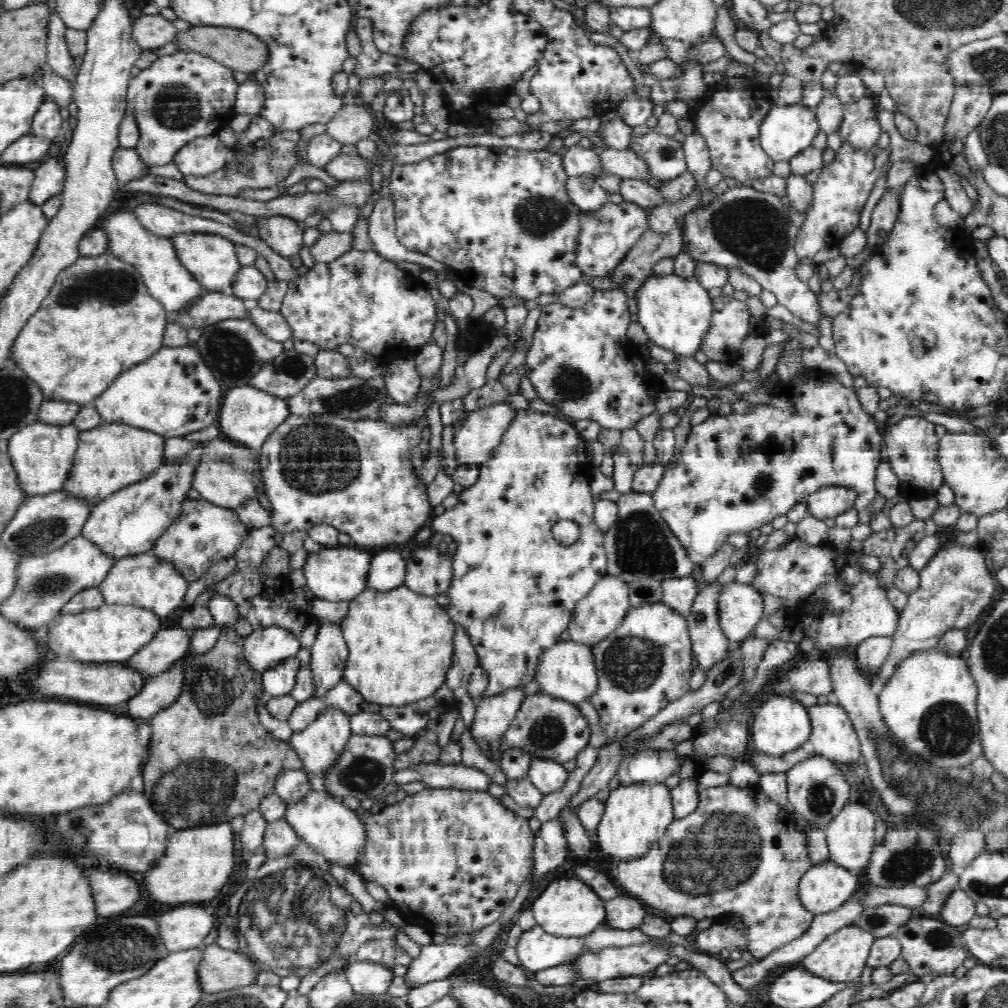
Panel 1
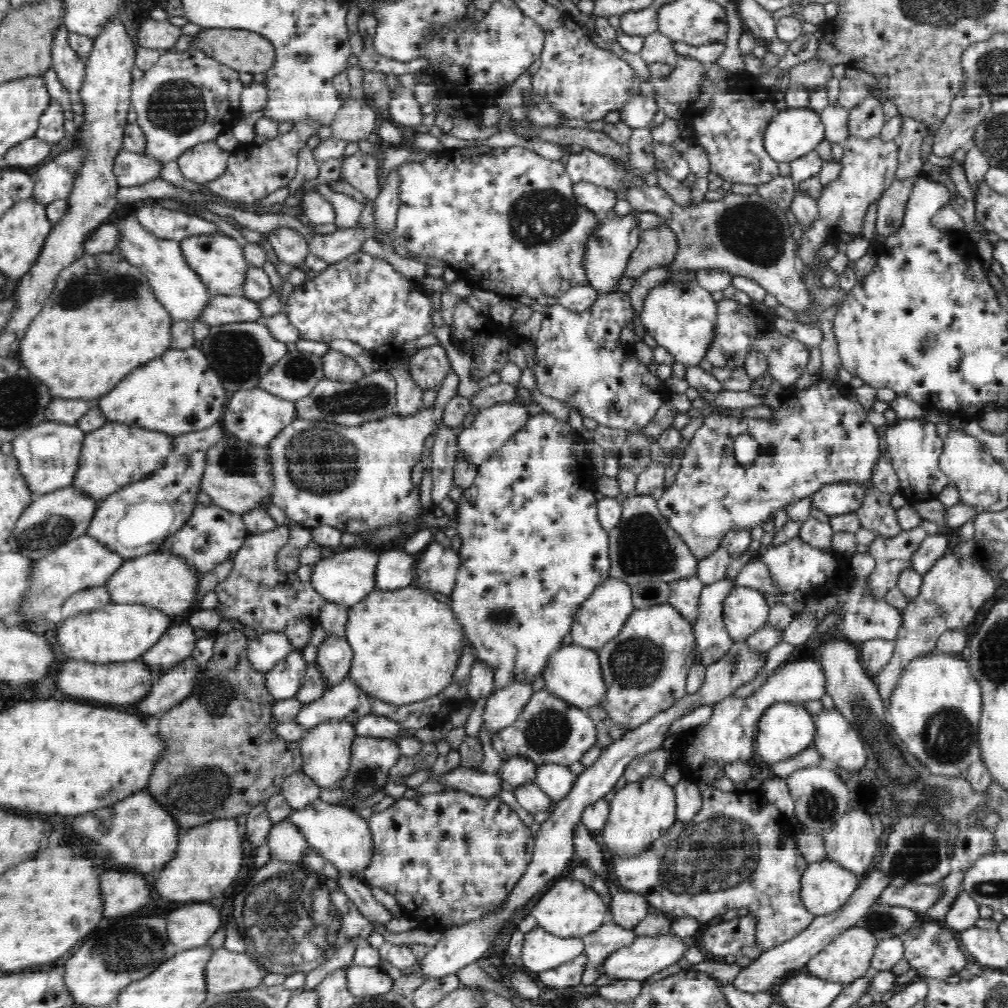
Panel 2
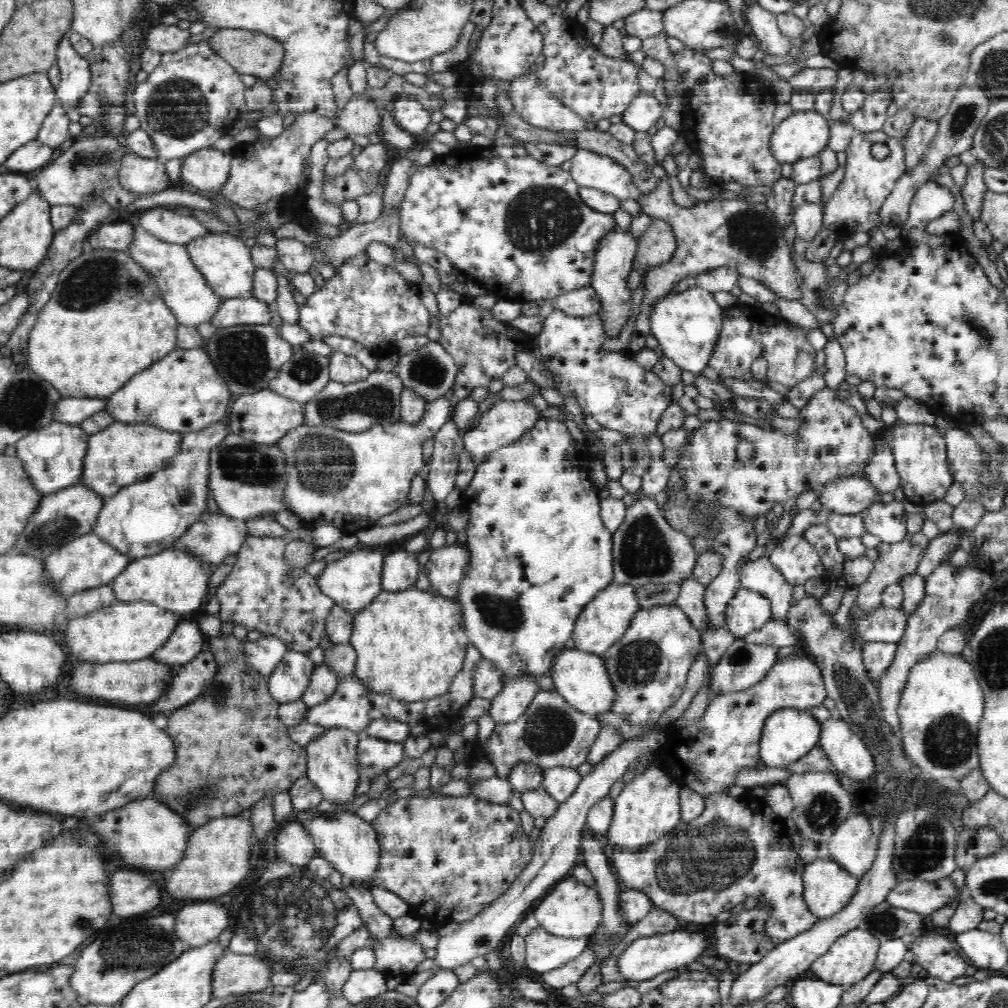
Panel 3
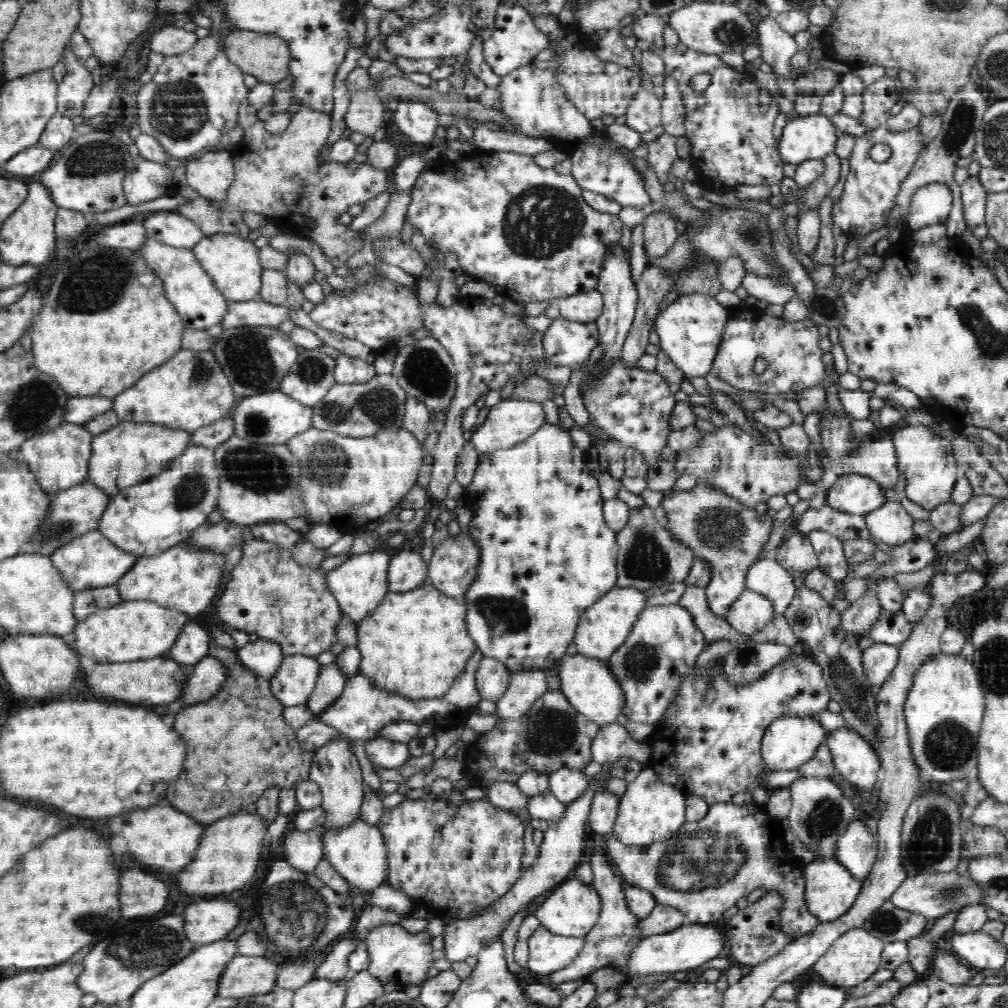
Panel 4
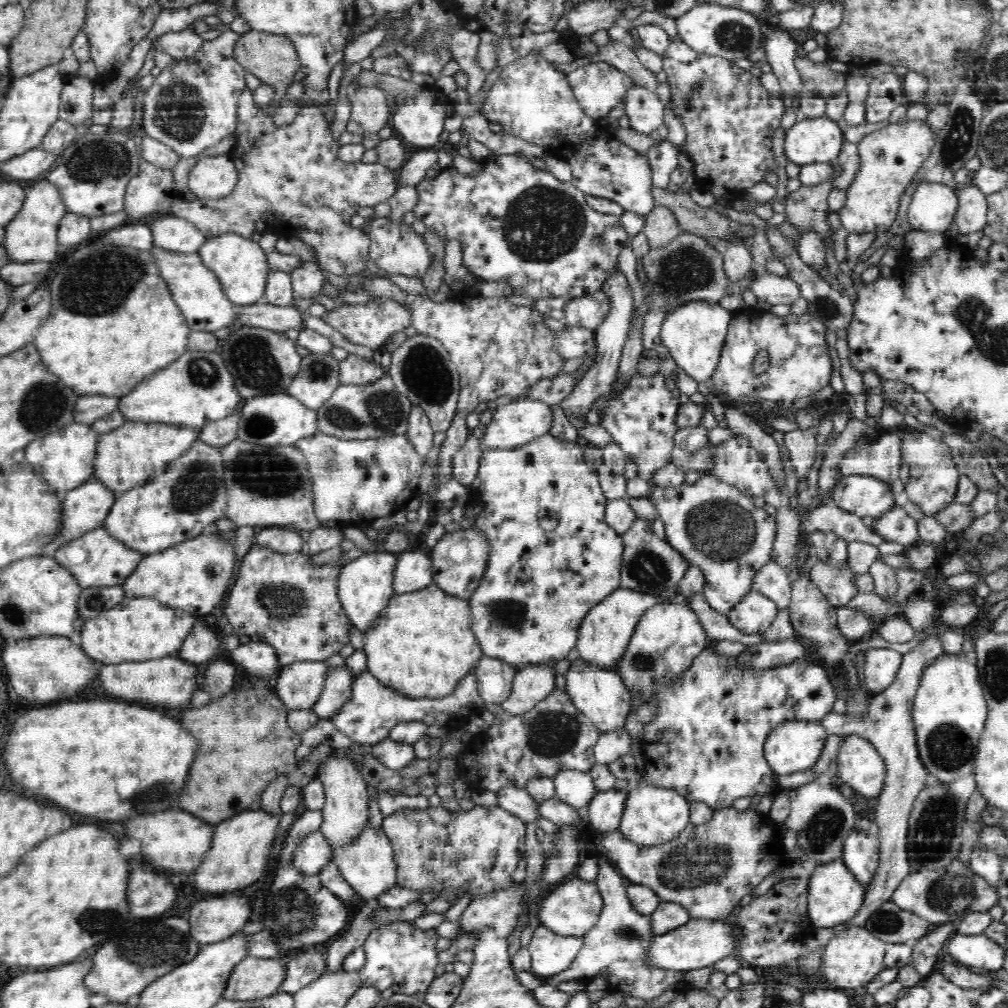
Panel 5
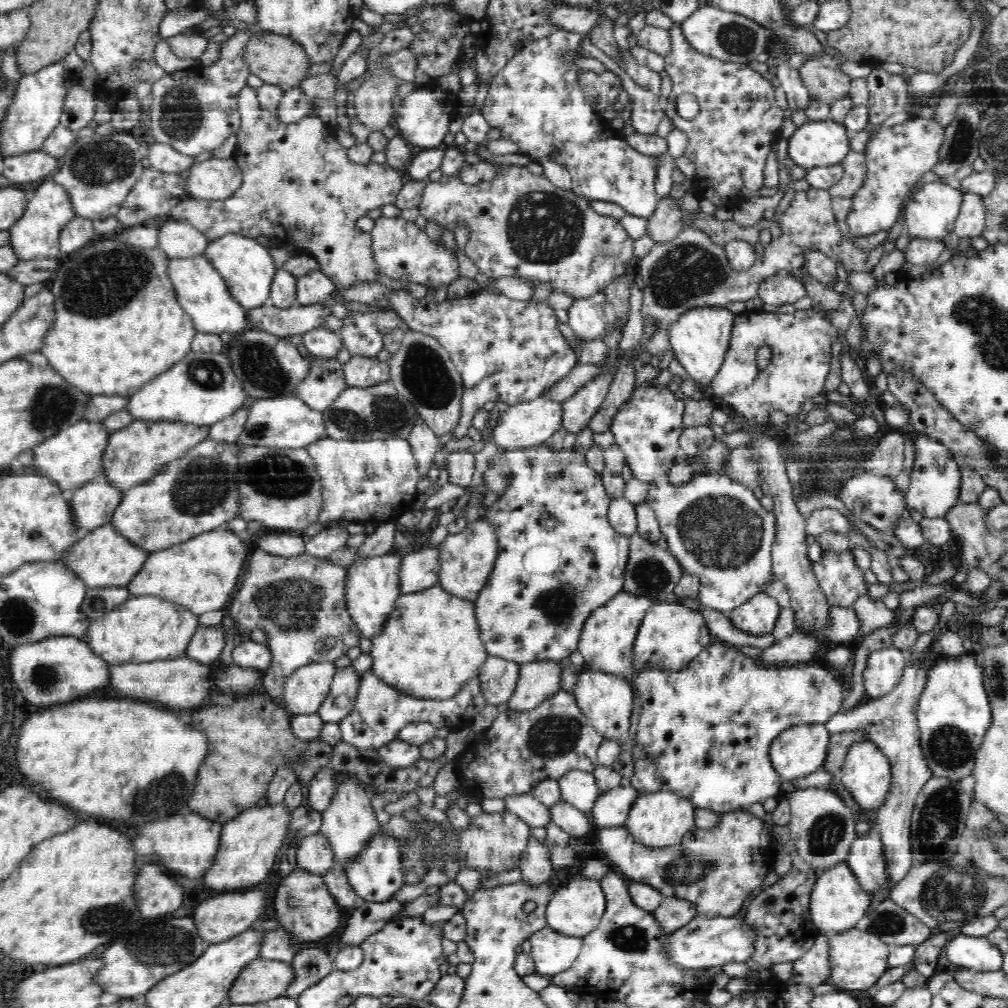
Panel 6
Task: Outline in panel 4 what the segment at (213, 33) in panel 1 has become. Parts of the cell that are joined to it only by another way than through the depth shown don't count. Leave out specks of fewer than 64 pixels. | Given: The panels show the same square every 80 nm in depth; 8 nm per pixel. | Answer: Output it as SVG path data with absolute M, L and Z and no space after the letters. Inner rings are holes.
M230 30L232 36L226 42L226 54L229 59L239 66L241 73L254 75L259 81L280 84L291 74L290 42L270 33L258 33L251 30Z

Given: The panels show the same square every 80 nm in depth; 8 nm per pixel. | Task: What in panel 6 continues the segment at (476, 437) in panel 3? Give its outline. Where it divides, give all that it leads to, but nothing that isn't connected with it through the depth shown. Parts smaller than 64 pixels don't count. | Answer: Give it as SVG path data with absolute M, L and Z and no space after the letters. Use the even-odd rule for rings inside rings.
M542 395L508 407L496 422L493 441L504 450L532 448L544 444L552 434L556 434L562 428L565 402L566 400Z

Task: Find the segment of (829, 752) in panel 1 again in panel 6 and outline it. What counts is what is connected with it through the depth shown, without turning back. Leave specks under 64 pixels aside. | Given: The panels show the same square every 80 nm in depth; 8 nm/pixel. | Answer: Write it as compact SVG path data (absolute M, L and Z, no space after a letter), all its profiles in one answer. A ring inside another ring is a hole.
M872 742L856 744L848 752L841 772L843 773L842 784L862 810L877 812L878 814L879 810L887 805L886 801L889 801L888 797L894 790L894 767L892 767L890 759L878 746L875 746Z

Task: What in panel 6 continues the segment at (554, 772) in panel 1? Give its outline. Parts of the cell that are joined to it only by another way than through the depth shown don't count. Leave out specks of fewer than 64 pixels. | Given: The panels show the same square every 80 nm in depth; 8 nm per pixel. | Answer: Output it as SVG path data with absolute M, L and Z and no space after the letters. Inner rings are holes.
M574 771L559 781L563 801L580 810L590 812L602 791L593 773Z

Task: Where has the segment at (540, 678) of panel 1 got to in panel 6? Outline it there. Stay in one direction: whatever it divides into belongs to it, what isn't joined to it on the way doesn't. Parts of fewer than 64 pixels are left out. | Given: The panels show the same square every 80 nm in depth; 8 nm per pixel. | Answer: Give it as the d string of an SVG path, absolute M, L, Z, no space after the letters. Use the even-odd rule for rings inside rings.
M586 669L579 673L577 686L572 693L577 698L578 707L588 718L590 725L602 734L605 740L626 744L630 724L632 724L632 712L634 712L634 692L629 680L618 675Z

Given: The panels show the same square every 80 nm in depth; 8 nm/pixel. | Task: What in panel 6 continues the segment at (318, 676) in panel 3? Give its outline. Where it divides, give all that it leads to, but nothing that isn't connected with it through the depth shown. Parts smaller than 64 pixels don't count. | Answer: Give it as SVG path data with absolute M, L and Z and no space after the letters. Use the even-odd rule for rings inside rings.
M352 666L340 667L337 670L330 694L318 712L324 723L340 724L352 714L352 710L358 702L362 679L362 674Z

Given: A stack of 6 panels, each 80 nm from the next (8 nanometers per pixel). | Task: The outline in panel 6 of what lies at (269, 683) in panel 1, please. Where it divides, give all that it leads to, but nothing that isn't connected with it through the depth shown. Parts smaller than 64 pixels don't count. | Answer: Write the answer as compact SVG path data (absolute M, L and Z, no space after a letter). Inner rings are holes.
M333 662L314 663L298 669L285 686L284 710L291 717L318 714L330 694L337 670Z

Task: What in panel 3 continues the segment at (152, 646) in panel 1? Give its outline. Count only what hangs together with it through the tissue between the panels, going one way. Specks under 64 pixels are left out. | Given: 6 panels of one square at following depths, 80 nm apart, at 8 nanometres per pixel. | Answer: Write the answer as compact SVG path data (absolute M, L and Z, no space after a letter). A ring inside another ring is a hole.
M184 620L177 626L165 648L152 657L181 667L192 662L198 654L208 648L208 641L199 623Z

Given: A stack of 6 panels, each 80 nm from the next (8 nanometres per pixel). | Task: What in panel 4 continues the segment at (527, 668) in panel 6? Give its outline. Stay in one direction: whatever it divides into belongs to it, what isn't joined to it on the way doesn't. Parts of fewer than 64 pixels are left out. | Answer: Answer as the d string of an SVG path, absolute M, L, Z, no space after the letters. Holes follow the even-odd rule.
M532 669L512 673L508 690L498 700L496 716L501 722L519 718L527 714L549 690L545 670Z

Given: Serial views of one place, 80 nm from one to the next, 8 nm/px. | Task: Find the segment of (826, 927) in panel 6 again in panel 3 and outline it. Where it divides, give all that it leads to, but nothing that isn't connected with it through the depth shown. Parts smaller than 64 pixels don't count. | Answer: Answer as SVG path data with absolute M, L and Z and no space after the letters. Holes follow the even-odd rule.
M821 846L818 858L805 865L803 872L803 893L810 912L819 919L836 917L849 905L852 897L857 893L859 879L850 874L850 871L846 870L839 862L830 858L828 846Z

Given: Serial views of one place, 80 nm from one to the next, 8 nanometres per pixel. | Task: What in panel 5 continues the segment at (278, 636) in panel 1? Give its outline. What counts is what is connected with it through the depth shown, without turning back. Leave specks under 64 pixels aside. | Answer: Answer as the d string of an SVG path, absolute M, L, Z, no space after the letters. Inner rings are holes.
M264 640L247 644L239 644L231 651L231 661L243 669L249 676L262 682L274 672L276 657L274 649Z

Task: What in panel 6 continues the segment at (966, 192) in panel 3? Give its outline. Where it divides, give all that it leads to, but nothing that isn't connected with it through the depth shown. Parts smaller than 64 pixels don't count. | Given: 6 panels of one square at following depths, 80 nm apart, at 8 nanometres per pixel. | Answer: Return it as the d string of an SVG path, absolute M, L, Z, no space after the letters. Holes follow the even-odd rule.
M965 194L953 232L959 239L968 238L968 240L972 241L973 238L978 238L982 235L985 221L986 217L984 216L982 197Z

